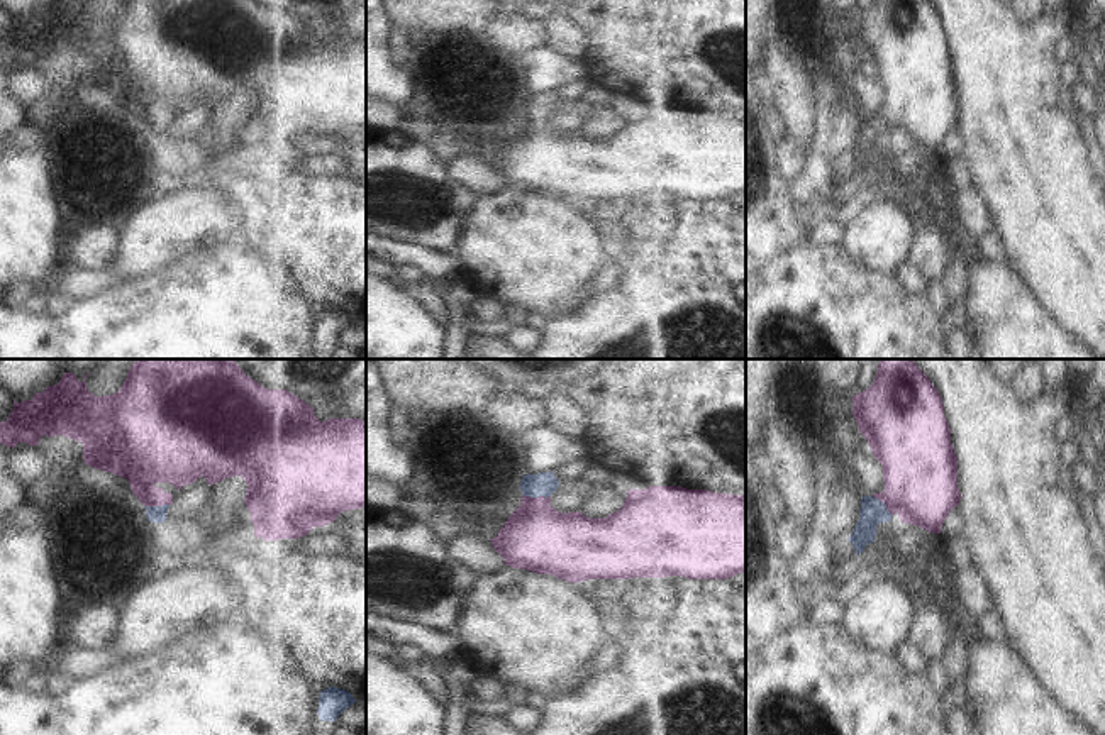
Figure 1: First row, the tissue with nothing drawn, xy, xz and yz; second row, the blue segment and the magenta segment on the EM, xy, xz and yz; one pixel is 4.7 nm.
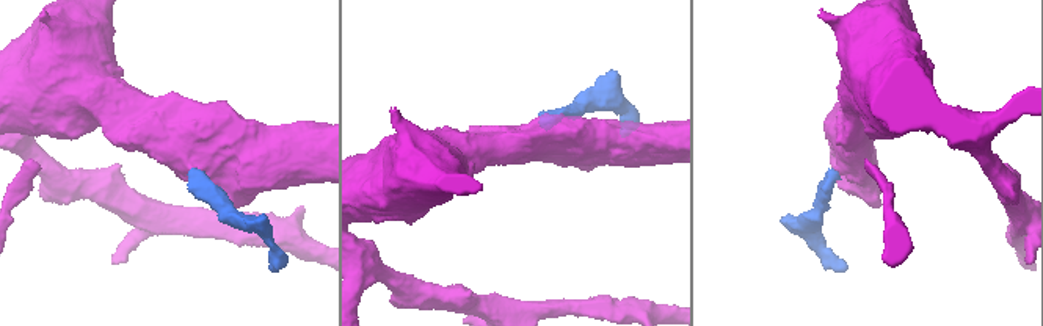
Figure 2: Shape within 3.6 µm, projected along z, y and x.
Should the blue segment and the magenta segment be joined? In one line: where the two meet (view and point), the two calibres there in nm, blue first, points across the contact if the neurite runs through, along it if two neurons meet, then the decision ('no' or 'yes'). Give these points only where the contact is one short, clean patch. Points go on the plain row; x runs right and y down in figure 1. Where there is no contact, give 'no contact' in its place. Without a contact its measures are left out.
meets blue in xz at (536, 117); 110 nm thick on the blue side, 320 nm on the other; runs through xz (544, 105), (536, 117), (536, 158); yes

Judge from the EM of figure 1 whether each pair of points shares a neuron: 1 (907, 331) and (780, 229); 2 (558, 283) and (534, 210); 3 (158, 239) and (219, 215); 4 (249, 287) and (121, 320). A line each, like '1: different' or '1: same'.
1: different
2: same
3: same
4: same

